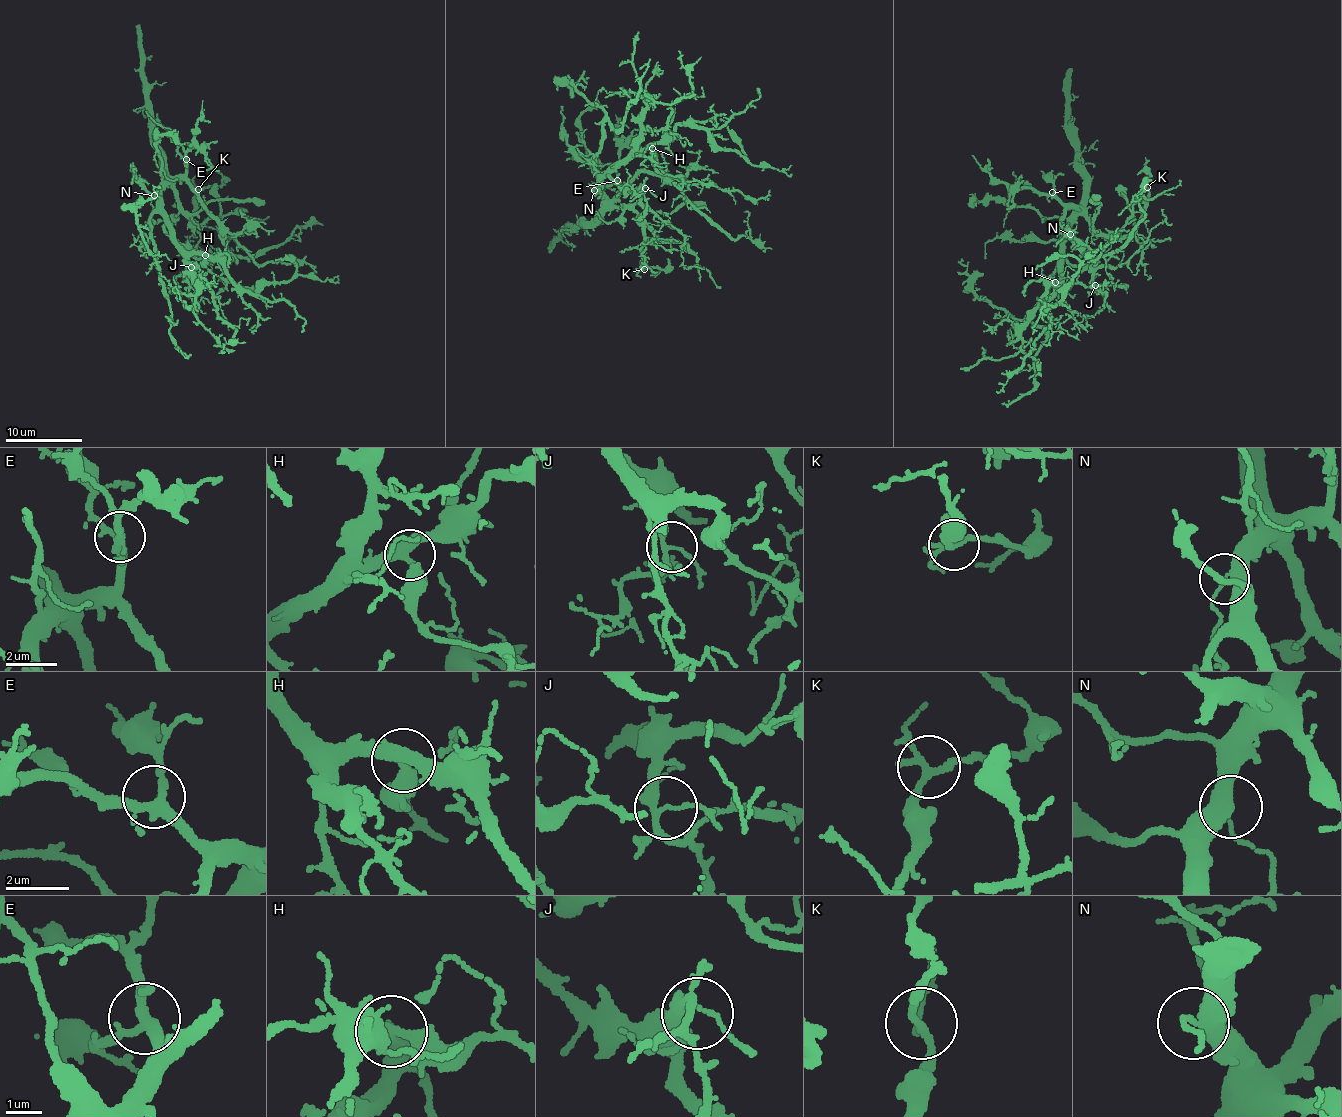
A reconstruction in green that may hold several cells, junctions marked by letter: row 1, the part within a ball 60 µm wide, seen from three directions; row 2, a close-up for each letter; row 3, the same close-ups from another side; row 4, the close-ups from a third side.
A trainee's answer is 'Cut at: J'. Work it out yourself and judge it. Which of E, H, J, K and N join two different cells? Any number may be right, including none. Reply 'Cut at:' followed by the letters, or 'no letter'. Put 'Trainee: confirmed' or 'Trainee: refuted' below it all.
Cut at: no letter
Trainee: refuted

